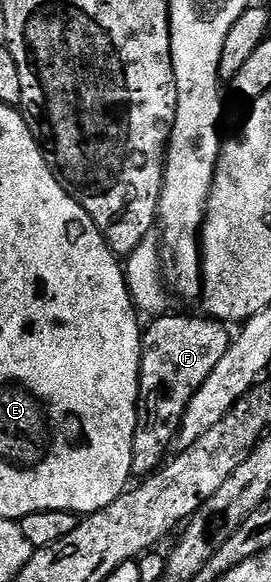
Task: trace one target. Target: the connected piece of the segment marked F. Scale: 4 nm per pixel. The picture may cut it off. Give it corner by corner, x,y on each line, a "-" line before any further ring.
166,313
154,318
150,322
153,324
150,327
148,324
141,336
141,376
139,377
139,397
137,398
137,424
131,453
133,475
137,477
152,475
158,467
166,462
177,438
177,430
181,427
183,413
187,413
187,405
191,401
191,397
195,397
195,393
201,388
203,381
207,381
207,377
211,377
211,369
215,369
215,365
219,365
223,353
227,353
231,342
231,331
230,335
228,331
230,328
224,322
212,317
202,317
200,314
198,314
199,316
173,314

